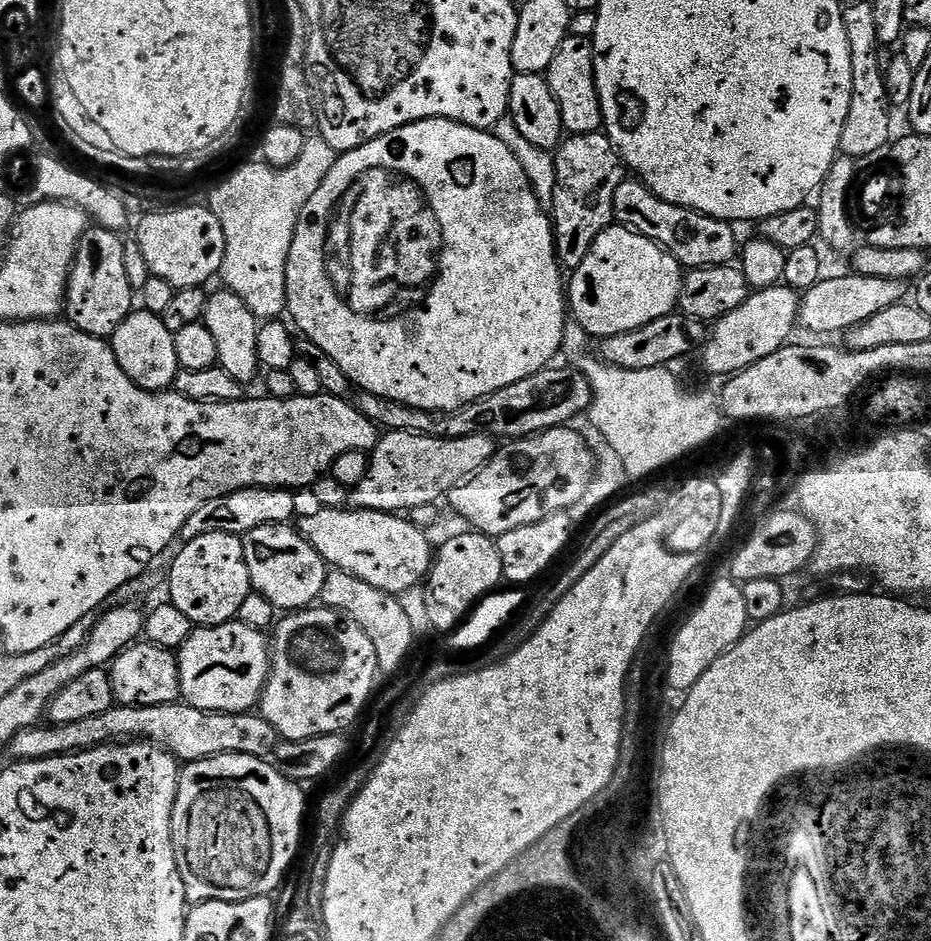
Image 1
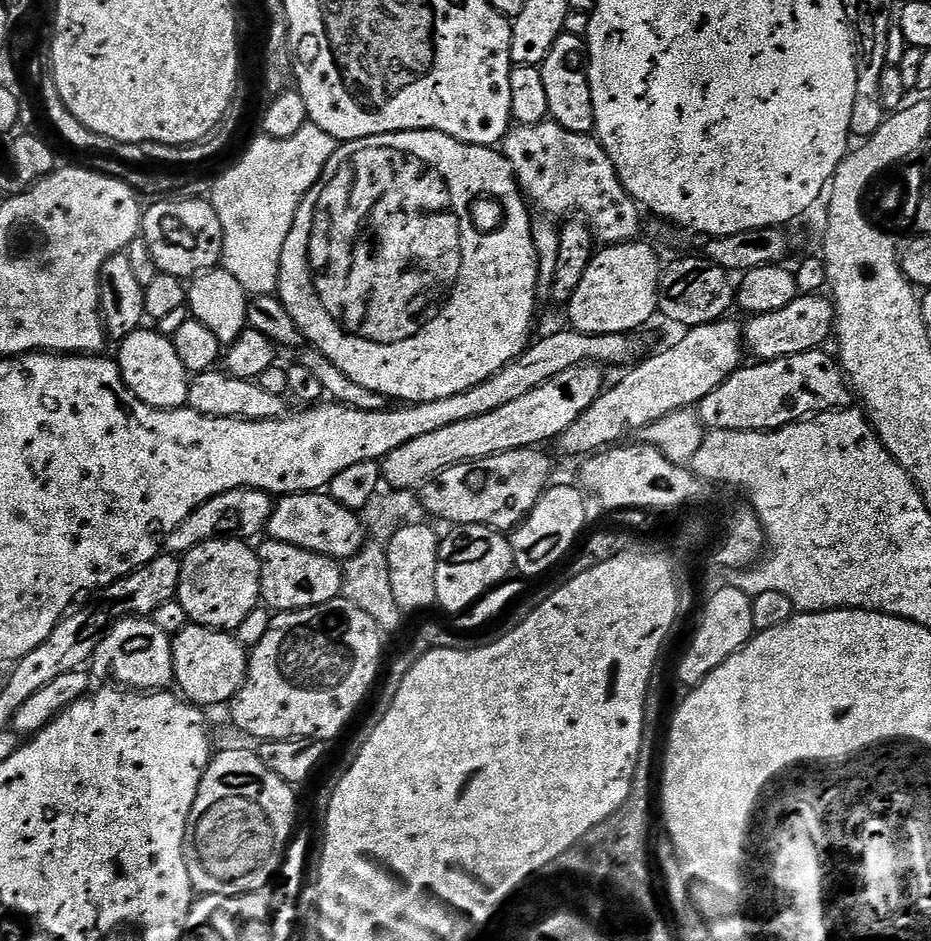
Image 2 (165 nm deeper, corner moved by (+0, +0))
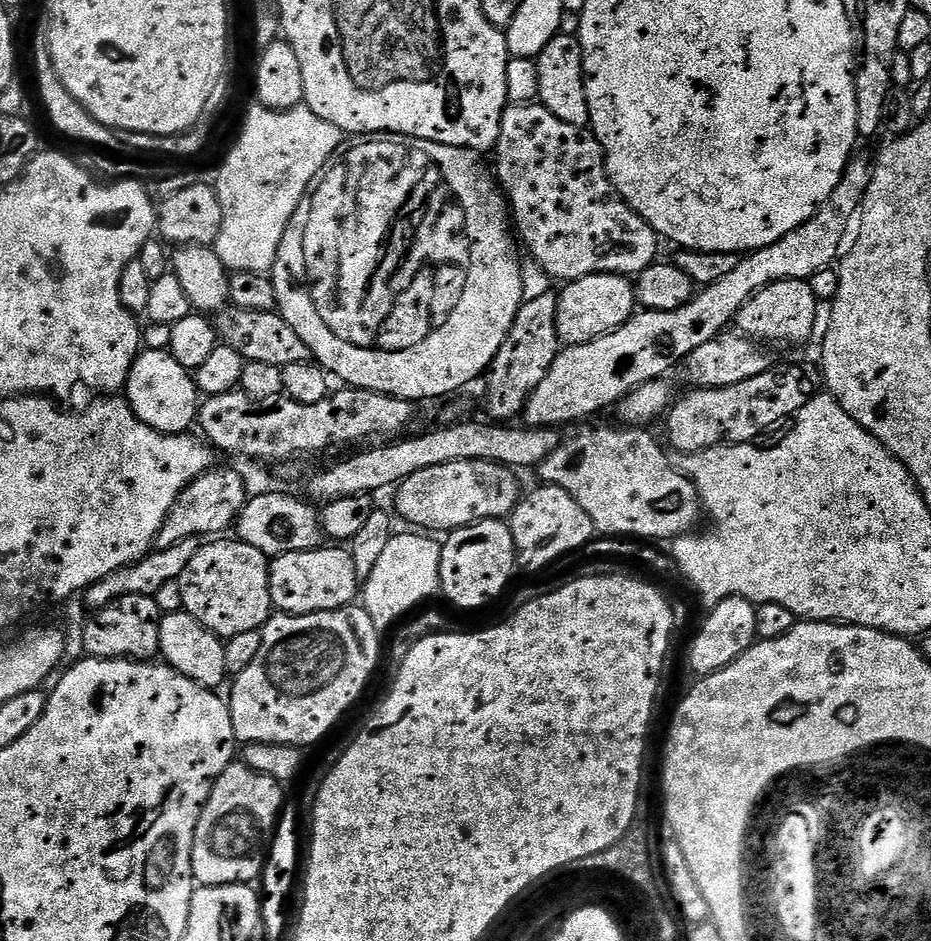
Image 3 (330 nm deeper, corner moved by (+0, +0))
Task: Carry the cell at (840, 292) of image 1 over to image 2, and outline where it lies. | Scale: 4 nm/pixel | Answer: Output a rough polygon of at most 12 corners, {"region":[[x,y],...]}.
{"region":[[797,294],[753,315],[742,343],[757,361],[815,352],[834,332],[834,304]]}

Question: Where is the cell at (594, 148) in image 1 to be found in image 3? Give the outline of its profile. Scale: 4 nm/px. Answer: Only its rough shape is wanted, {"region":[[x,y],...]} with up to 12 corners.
{"region":[[555,291],[525,300],[483,377],[492,422],[523,413],[562,351]]}

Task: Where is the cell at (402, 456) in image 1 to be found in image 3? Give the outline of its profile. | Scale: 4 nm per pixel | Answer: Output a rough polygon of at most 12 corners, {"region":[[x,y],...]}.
{"region":[[869,161],[814,218],[673,312],[565,347],[523,423],[611,409],[725,331],[767,284],[833,267]]}

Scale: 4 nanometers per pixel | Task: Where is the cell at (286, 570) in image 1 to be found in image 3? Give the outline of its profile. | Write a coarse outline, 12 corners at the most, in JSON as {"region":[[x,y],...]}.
{"region":[[344,546],[271,557],[273,609],[347,608],[362,581]]}

